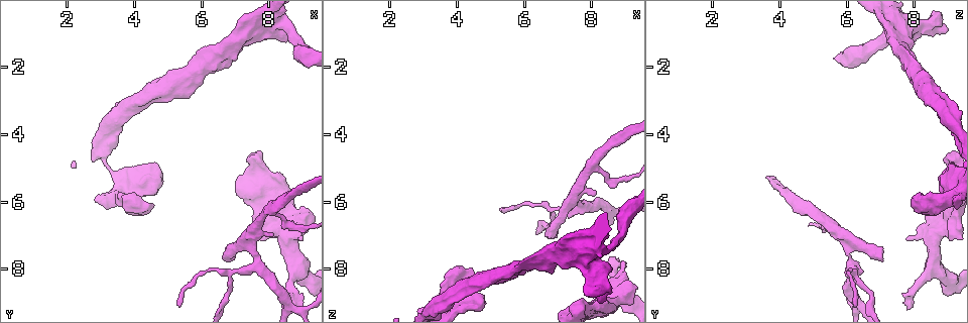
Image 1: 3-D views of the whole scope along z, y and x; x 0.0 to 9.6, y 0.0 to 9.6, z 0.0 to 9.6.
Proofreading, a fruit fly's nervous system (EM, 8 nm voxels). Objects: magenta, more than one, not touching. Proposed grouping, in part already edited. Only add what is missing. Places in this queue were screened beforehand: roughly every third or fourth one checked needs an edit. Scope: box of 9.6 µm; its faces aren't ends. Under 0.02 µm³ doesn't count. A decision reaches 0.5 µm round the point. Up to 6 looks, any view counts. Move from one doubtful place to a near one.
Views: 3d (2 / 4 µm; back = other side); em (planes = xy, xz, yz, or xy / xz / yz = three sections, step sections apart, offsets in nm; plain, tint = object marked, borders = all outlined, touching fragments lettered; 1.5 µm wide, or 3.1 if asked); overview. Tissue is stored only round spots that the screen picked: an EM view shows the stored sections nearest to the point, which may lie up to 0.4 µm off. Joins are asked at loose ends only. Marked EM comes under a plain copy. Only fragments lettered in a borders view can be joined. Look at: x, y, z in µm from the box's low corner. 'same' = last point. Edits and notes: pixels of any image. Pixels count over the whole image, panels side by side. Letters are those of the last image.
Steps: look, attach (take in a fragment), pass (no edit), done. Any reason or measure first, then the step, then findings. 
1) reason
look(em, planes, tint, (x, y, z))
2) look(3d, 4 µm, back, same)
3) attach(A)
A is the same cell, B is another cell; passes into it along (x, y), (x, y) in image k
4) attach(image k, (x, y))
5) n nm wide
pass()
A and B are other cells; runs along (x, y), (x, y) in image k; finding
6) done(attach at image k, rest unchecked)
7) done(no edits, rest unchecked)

branch stops here
look(3d, 4 µm, (6.75, 7.80, 7.00))

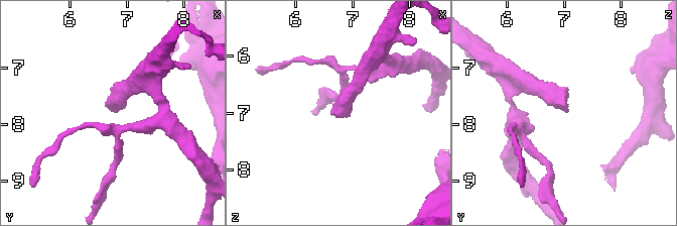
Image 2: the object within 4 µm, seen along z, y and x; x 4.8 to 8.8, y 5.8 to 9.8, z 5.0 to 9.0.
look(em, planes, borders, (6.80, 7.85, 7.05))

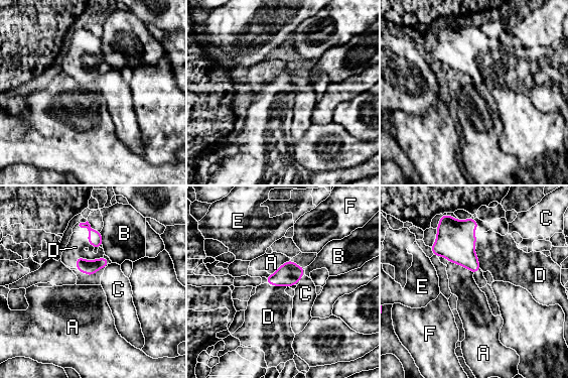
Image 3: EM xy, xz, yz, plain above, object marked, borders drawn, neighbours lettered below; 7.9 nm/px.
attach(image 3, (76, 247))
D is the same cell, A, B, C, E and F are other cells; passes into it along (90, 268), (85, 260), (76, 247) in image 3; the neuron continues

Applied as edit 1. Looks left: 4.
see it whole again
look(overview)

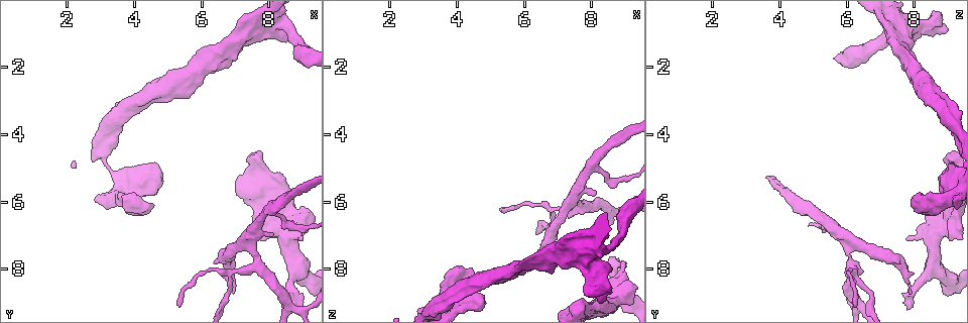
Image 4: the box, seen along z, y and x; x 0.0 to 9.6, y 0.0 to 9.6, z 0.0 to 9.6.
thick end
look(3d, 2 µm, back, (8.20, 0.90, 9.05))

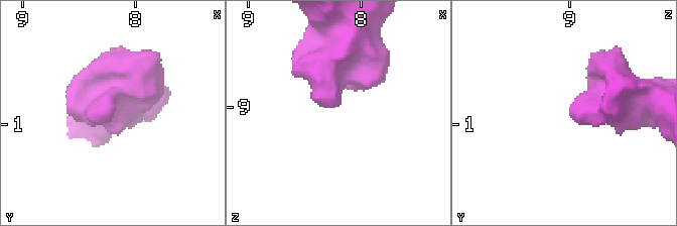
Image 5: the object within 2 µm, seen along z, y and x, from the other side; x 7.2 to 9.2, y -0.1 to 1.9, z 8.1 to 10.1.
need the tissue
look(em, planes, borders, (8.24, 0.88, 9.02))

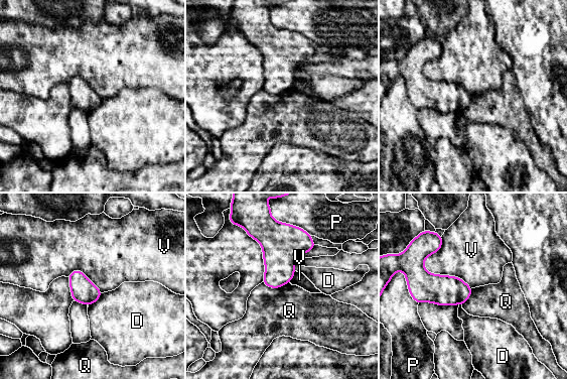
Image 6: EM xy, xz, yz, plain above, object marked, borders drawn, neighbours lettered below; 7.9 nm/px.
pass()
D, P, Q and V are other cells; no lettered fragment goes on from it

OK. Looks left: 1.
done(attach at image 3, rest unchecked)

